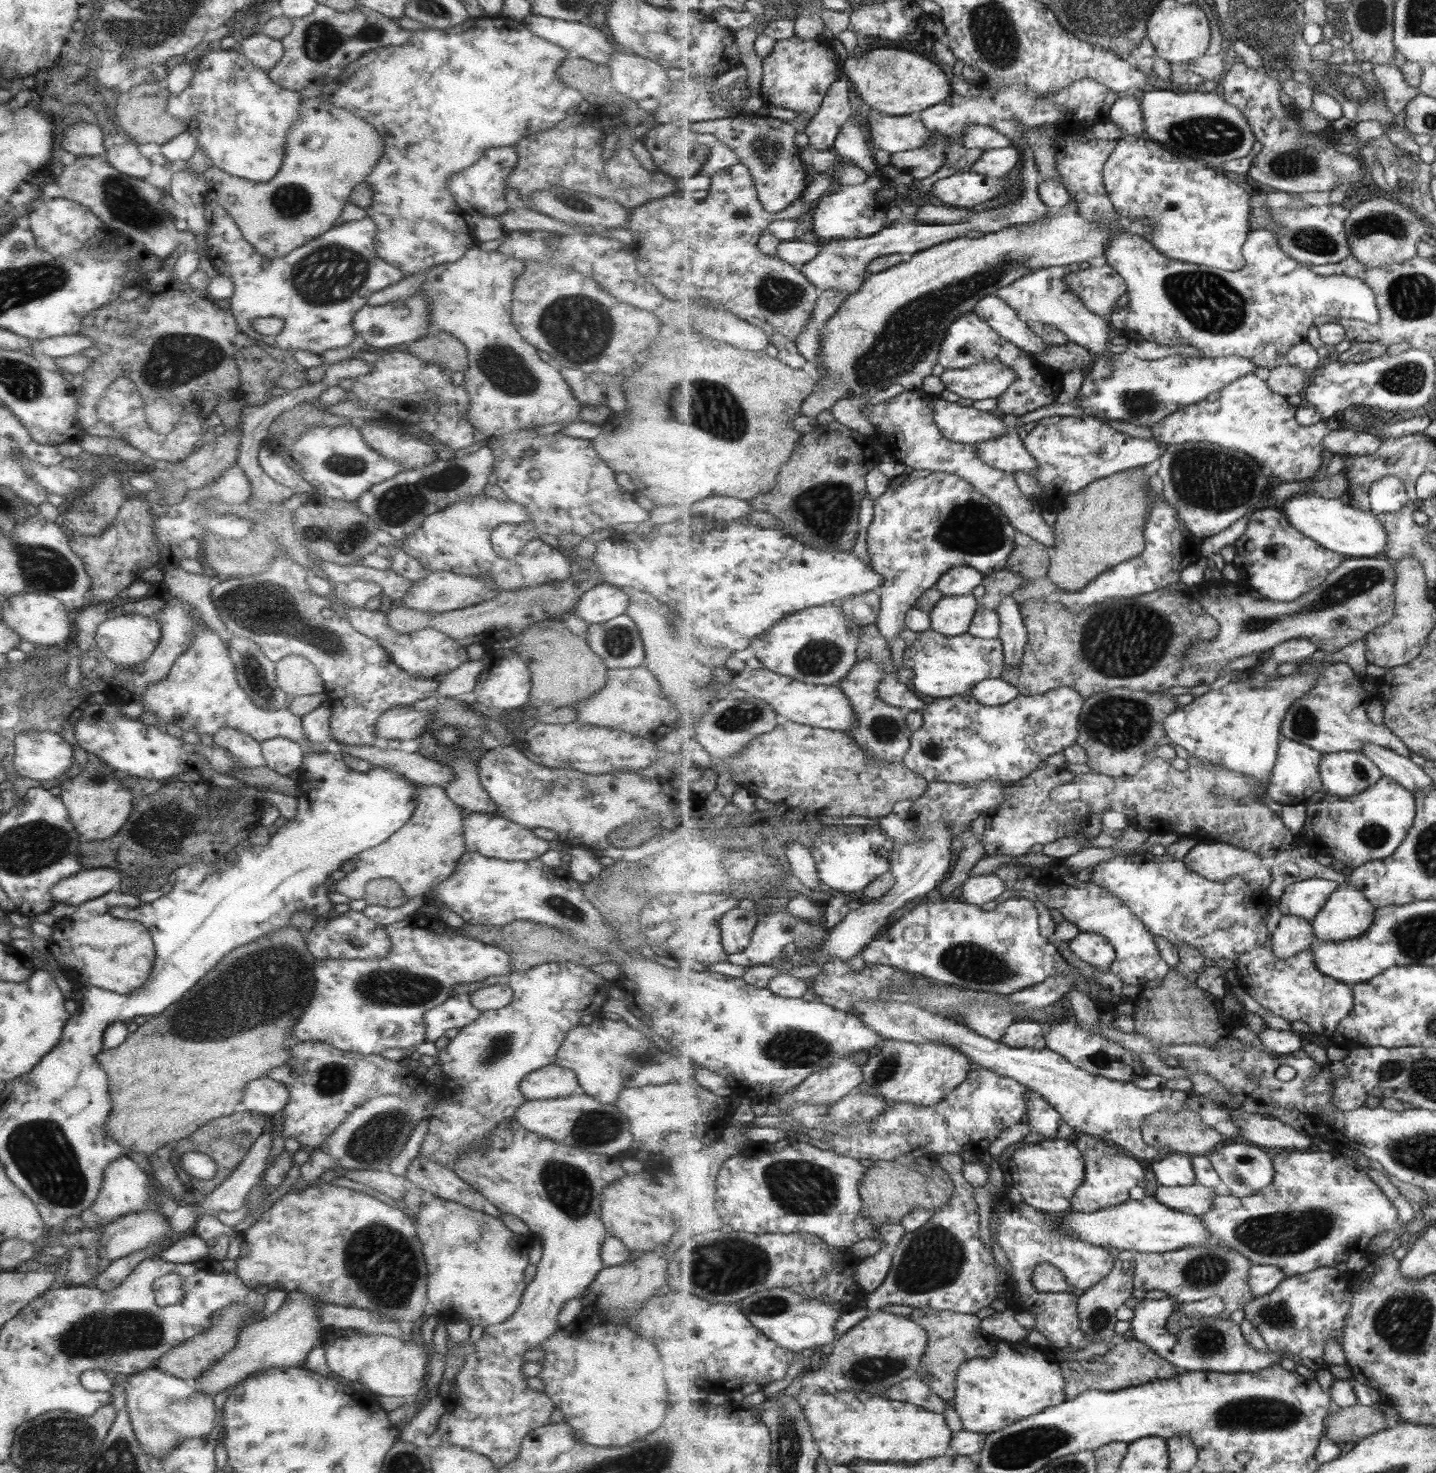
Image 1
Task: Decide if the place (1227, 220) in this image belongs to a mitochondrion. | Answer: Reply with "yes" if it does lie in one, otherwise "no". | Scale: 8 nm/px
no

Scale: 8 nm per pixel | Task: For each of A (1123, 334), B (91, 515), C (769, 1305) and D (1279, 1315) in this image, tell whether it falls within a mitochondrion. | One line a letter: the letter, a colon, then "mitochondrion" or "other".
A: other
B: mitochondrion
C: mitochondrion
D: mitochondrion

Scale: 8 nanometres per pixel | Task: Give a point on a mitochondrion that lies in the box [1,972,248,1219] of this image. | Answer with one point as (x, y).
(40, 1150)

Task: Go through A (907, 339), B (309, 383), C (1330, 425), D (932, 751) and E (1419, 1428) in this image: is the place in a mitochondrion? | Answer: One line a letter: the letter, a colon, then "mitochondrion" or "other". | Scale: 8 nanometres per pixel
A: mitochondrion
B: other
C: other
D: mitochondrion
E: other

